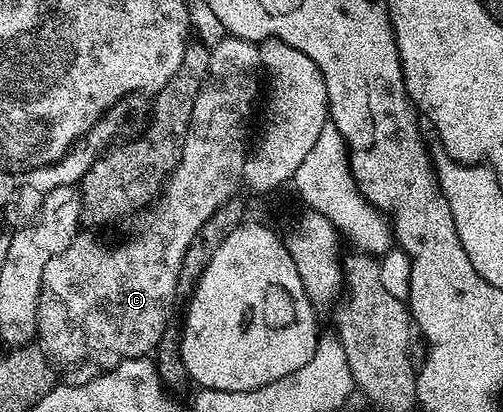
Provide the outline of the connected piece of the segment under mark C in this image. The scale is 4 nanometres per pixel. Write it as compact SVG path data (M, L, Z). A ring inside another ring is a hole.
M232 35L222 36L222 41L215 44L209 50L209 74L206 75L205 81L201 84L199 95L195 99L195 107L191 107L191 123L183 143L183 155L175 167L175 171L167 180L165 188L161 190L161 196L157 198L155 207L150 208L144 214L145 222L141 225L141 230L134 237L129 237L126 241L121 241L118 245L104 245L97 237L85 233L89 231L78 232L77 237L65 251L55 255L53 259L47 262L47 267L43 270L41 293L38 295L38 323L37 334L40 348L49 354L54 362L66 361L69 365L77 365L80 361L94 361L97 367L112 367L130 361L136 357L149 357L156 350L161 341L163 331L171 323L169 312L173 309L173 301L178 300L177 284L179 283L179 267L183 267L183 255L187 255L187 246L190 245L191 239L195 239L195 231L215 215L215 211L221 204L228 201L230 197L238 192L237 185L242 184L241 172L243 163L247 156L245 149L245 140L249 137L249 116L253 113L253 104L257 101L257 84L262 84L263 70L261 67L261 50L252 41L244 41Z

